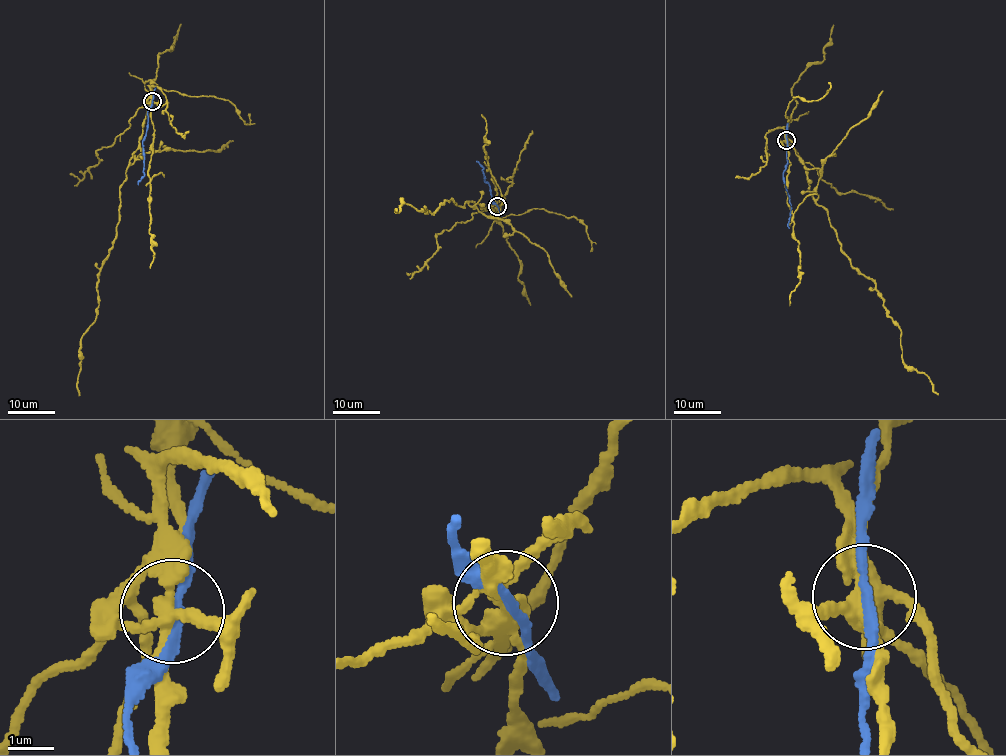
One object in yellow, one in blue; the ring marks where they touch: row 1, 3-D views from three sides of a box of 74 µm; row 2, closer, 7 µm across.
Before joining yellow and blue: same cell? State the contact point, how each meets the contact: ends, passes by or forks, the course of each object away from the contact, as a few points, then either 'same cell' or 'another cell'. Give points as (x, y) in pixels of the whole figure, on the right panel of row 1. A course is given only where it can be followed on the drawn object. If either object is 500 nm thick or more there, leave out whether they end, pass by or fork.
at (786, 140); yellow forks there; blue passes by; yellow runs (785, 139), (841, 250), (875, 283), (901, 332), (902, 362), (926, 375), (938, 394); blue runs (787, 139), (784, 184), (791, 205), (789, 228); another cell

